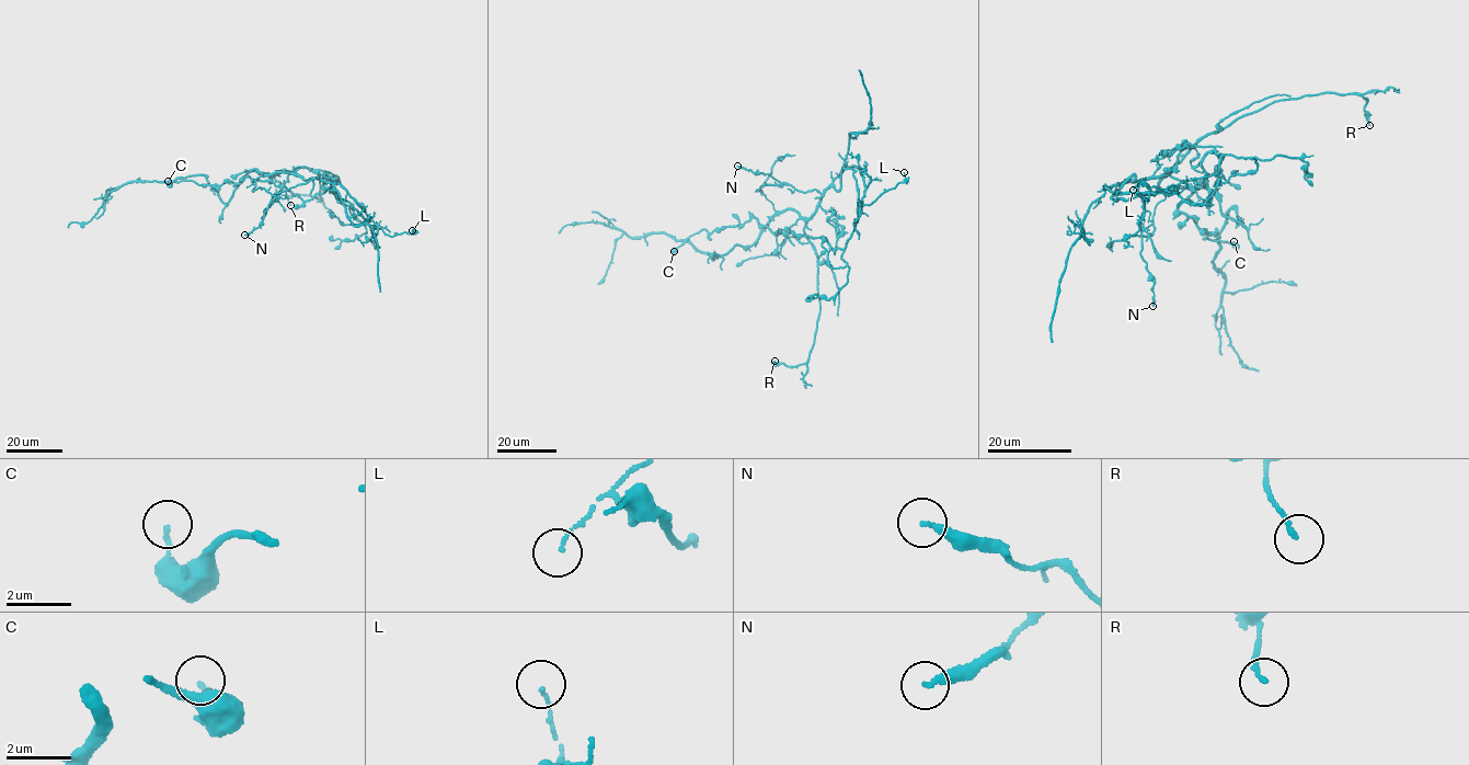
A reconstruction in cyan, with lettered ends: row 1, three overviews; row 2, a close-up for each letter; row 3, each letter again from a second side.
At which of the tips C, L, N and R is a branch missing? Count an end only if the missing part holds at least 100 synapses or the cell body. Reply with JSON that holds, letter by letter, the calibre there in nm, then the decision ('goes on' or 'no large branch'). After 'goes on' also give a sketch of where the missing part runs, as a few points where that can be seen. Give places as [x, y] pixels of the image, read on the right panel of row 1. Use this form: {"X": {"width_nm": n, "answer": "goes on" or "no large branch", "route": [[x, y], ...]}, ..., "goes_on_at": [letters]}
{"C": {"width_nm": 120, "answer": "no large branch"}, "L": {"width_nm": 80, "answer": "no large branch"}, "N": {"width_nm": 260, "answer": "no large branch"}, "R": {"width_nm": 110, "answer": "no large branch"}, "goes_on_at": []}

